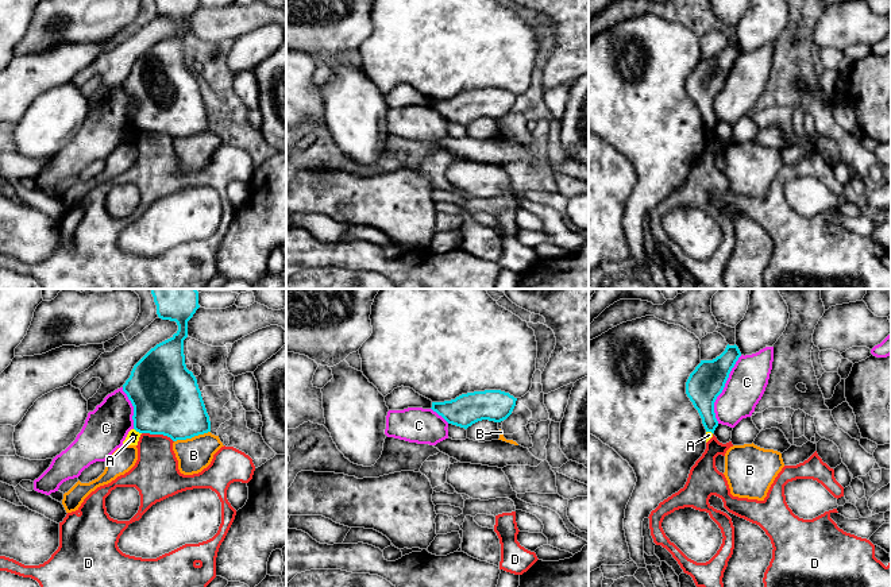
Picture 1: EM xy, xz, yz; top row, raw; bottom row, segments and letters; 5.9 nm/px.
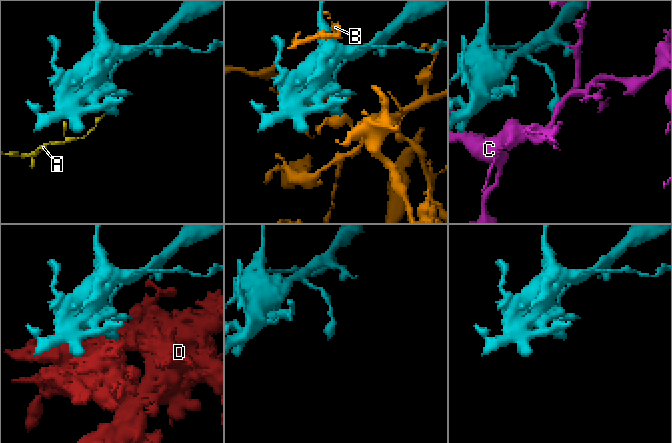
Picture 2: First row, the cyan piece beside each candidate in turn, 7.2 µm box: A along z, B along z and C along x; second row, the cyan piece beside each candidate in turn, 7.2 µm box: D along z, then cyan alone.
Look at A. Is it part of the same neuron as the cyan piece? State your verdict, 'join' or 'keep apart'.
keep apart

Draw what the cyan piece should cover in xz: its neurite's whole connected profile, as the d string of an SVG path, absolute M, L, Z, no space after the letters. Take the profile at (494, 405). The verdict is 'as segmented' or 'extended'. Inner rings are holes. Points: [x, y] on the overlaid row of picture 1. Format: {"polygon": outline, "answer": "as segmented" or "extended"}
{"polygon": "M501 390L474 391L456 397L451 401L432 402L432 410L448 424L467 429L472 424L489 420L501 422L506 420L517 398Z", "answer": "as segmented"}

